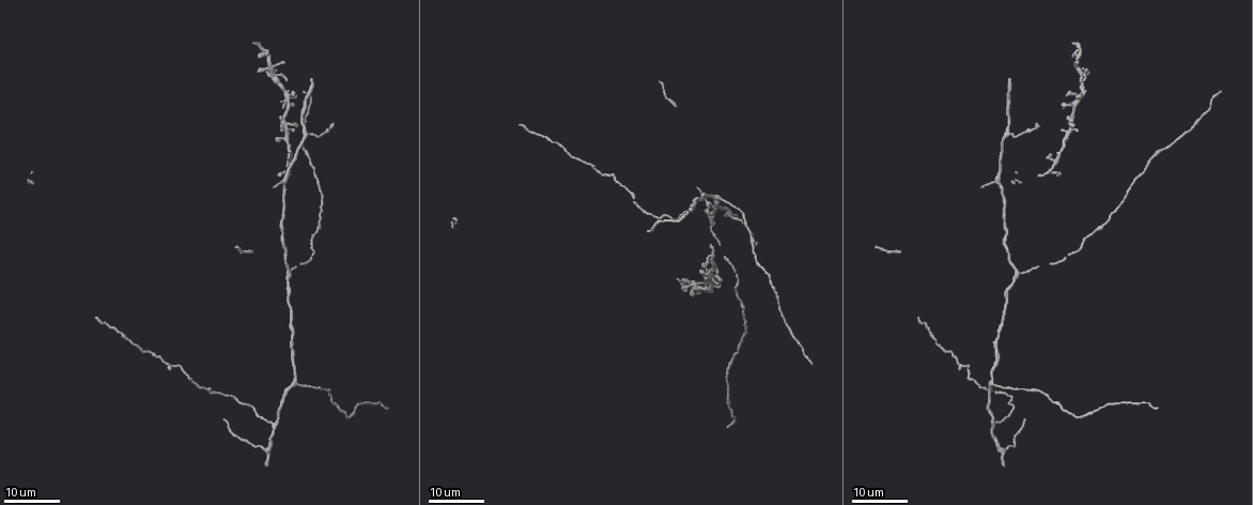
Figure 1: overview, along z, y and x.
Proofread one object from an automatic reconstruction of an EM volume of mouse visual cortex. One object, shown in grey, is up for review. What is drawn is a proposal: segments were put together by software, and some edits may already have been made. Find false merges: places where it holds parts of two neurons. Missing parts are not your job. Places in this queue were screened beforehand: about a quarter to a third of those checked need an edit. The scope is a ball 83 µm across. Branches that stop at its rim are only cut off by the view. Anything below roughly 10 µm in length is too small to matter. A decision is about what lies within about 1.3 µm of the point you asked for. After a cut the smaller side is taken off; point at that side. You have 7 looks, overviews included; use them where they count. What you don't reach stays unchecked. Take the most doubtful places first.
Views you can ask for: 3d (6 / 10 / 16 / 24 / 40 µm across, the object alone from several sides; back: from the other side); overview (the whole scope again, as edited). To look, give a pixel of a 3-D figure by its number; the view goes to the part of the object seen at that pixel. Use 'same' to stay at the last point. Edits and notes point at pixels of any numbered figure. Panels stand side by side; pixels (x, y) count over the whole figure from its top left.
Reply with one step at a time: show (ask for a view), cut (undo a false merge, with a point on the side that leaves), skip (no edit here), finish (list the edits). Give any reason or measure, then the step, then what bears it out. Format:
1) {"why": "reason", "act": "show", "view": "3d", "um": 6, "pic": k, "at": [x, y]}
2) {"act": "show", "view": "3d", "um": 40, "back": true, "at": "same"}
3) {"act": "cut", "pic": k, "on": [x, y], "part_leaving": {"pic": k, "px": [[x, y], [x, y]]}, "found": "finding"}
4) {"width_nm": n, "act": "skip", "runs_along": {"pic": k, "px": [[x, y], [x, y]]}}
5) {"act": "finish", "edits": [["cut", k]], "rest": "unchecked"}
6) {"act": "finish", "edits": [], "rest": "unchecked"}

{"why": "a fork", "act": "show", "view": "3d", "um": 24, "pic": 1, "at": [1021, 273]}

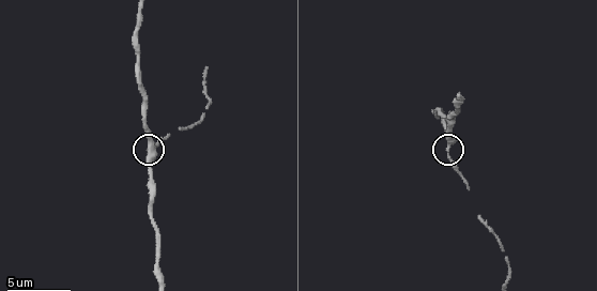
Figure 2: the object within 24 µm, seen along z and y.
{"why": "closer look", "act": "show", "view": "3d", "um": 10, "pic": 2, "at": [150, 150]}

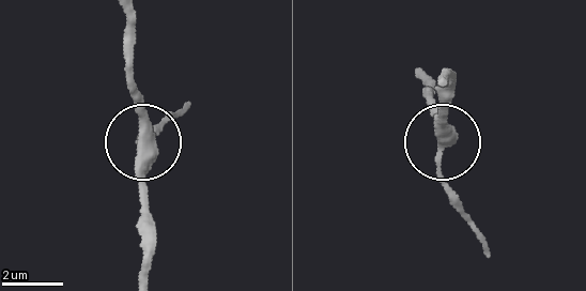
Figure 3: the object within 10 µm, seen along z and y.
{"side_arm_um": 58, "act": "skip", "runs_along": {"pic": 3, "px": [[444, 82], [436, 174], [457, 210]]}, "found": "continuous, no second neuron"}

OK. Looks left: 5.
{"why": "three-way junction", "act": "show", "view": "3d", "um": 24, "pic": 1, "at": [720, 197]}

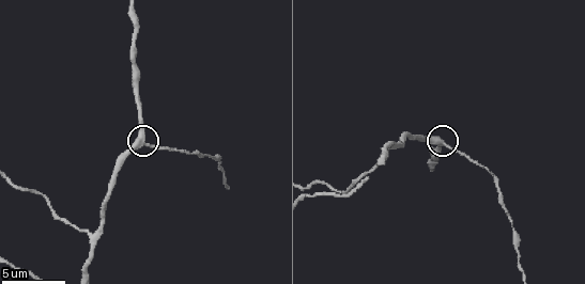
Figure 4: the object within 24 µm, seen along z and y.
{"act": "show", "view": "3d", "um": 10, "pic": 4, "at": [441, 143]}

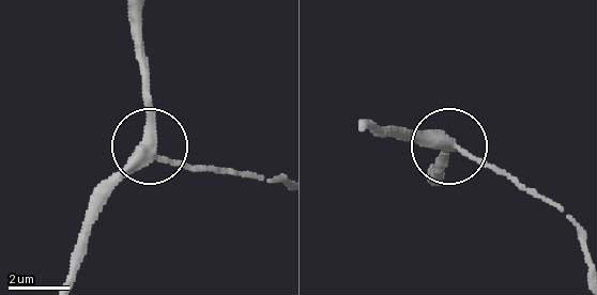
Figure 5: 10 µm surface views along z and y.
{"side_arm_um": 41, "act": "skip", "runs_along": {"pic": 5, "px": [[67, 278], [86, 217], [141, 155], [157, 151], [216, 171]]}, "found": "continuous, no second neuron"}

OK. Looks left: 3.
{"why": "branch point", "act": "show", "view": "3d", "um": 16, "pic": 4, "at": [92, 239]}

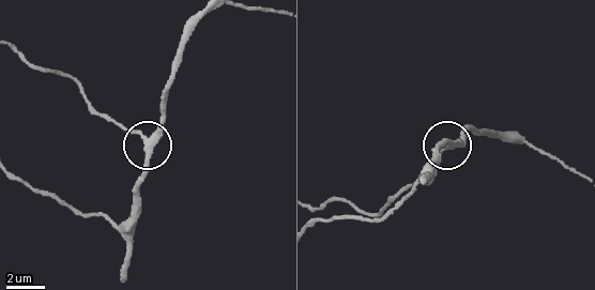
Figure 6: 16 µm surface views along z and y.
{"side_arm_um": 18, "act": "skip", "runs_along": {"pic": 6, "px": [[168, 84], [164, 125], [151, 144], [141, 185]]}, "found": "all the same neuron"}

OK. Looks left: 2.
{"why": "calibre changes", "act": "show", "view": "3d", "um": 24, "pic": 1, "at": [1005, 137]}

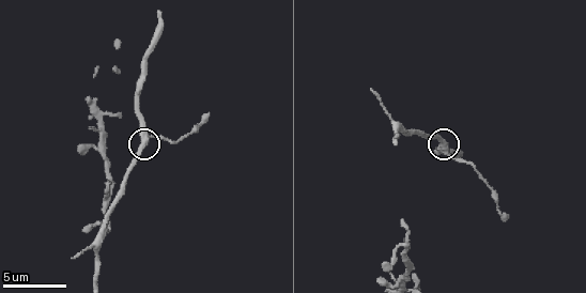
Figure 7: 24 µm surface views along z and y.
{"act": "show", "view": "3d", "um": 10, "pic": 7, "at": [141, 146]}

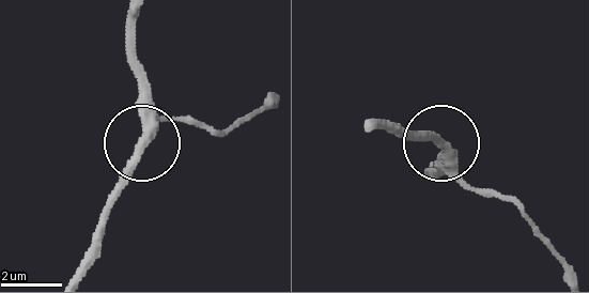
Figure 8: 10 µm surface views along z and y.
{"act": "skip", "runs_along": {"pic": 8, "px": [[74, 274], [140, 136], [140, 62]]}, "found": "all the same neuron"}

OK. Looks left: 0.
{"act": "finish", "edits": [], "rest": "unchecked"}

